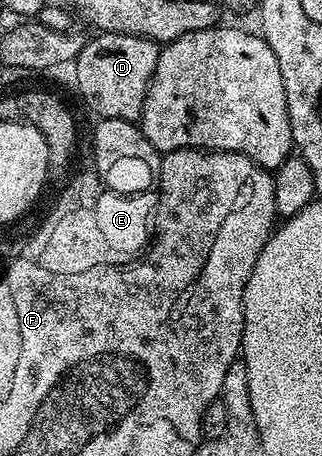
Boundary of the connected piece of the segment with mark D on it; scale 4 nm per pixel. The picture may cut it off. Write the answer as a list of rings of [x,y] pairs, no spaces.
[[[103,32],[94,37],[94,40],[90,39],[82,46],[75,61],[78,94],[85,99],[85,104],[94,112],[94,117],[102,120],[140,121],[143,102],[147,98],[147,90],[149,83],[153,80],[162,45],[156,40],[118,32]]]

